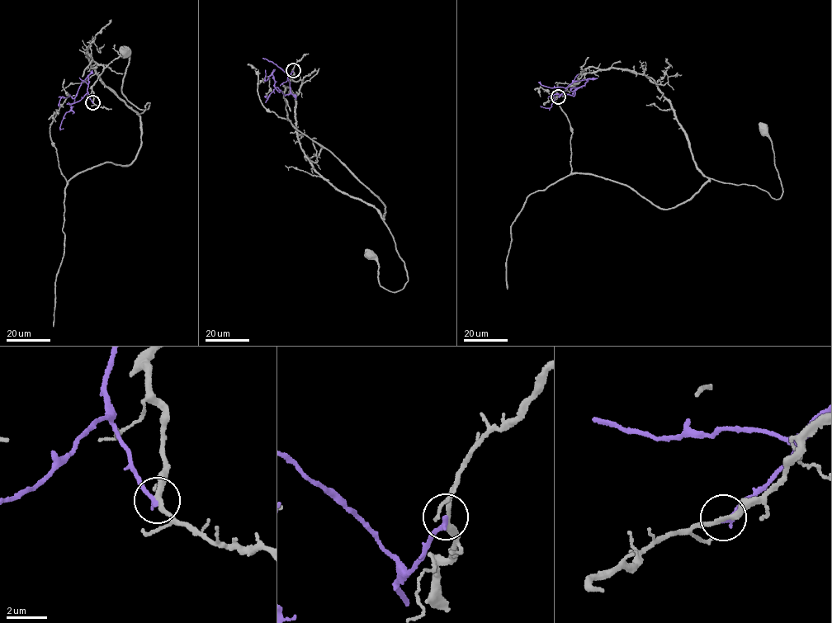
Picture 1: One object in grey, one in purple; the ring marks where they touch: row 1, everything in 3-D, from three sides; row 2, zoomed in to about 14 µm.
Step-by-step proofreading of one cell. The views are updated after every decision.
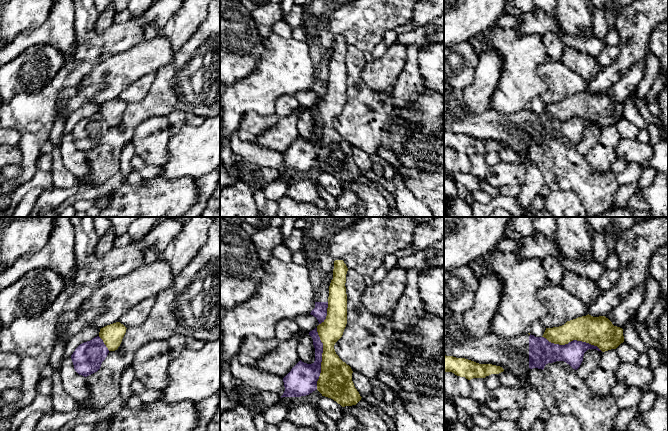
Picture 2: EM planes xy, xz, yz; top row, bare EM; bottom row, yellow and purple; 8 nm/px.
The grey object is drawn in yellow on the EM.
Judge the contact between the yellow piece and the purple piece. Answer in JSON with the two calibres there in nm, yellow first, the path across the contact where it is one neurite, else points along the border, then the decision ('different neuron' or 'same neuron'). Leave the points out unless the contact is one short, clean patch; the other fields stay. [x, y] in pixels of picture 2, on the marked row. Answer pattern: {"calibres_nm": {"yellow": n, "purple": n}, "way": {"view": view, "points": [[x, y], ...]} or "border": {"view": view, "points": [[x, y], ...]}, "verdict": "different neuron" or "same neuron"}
{"calibres_nm": {"yellow": 280, "purple": 240}, "verdict": "different neuron"}

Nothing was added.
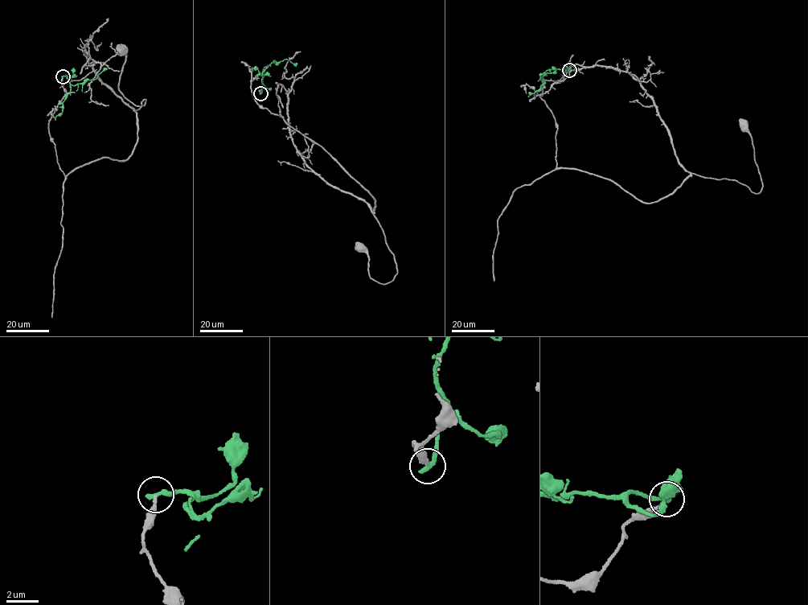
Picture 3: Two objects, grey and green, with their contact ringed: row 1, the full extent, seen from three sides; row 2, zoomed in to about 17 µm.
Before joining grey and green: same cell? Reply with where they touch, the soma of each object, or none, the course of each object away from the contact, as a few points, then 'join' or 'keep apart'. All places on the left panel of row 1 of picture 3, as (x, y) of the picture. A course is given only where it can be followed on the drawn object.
(63, 76) | grey (120, 49) | green none | grey via (63, 76), (48, 127), (65, 176), (125, 160), (145, 100), (119, 89), (121, 50) | green via (63, 76), (67, 76), (73, 85), (96, 79), (107, 67) | keep apart

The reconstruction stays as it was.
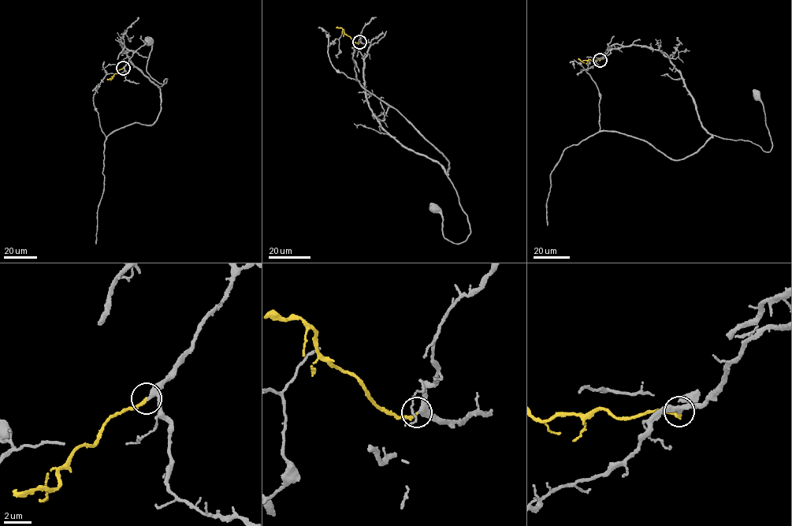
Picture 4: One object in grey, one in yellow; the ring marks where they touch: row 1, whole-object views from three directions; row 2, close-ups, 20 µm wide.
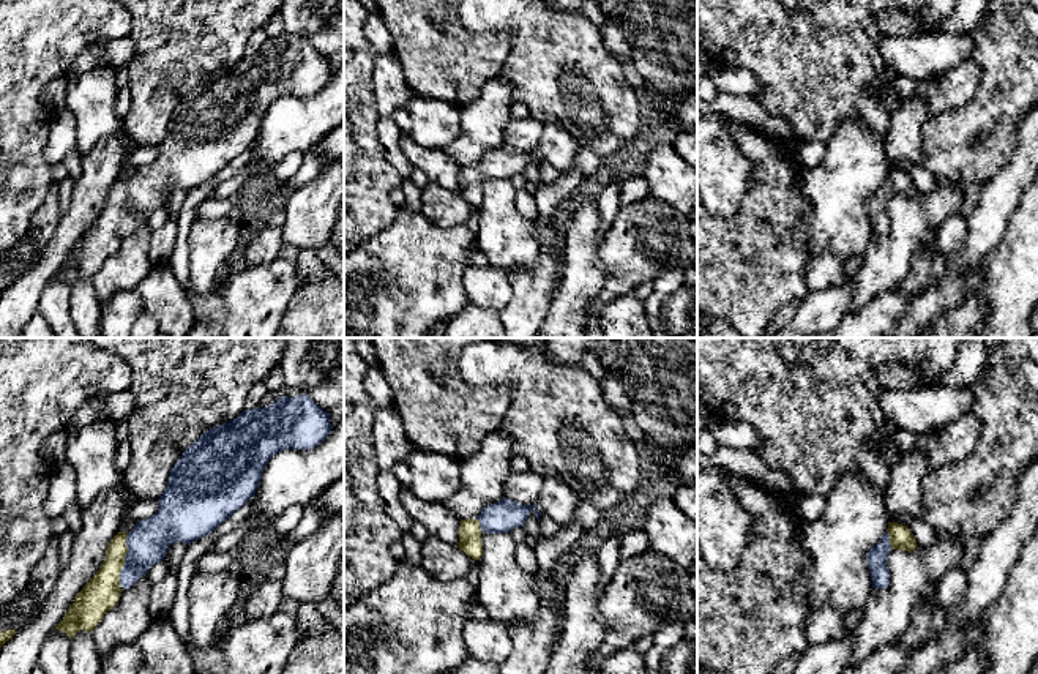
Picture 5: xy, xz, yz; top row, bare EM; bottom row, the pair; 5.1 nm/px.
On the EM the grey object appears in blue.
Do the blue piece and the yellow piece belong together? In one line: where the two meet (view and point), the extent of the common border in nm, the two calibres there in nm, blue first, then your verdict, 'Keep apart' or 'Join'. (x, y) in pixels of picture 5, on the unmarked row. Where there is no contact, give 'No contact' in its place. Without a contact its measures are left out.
Touches blue at xy (125, 209). Shared border 280 nm. Thickness 220 nm (blue) against 180 nm. Join

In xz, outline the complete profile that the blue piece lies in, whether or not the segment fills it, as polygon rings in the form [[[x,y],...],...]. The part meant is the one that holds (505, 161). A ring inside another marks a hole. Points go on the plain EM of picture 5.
[[[508,144],[481,156],[476,166],[461,166],[459,196],[473,207],[483,202],[481,180],[503,180],[524,172],[535,152],[521,152]]]

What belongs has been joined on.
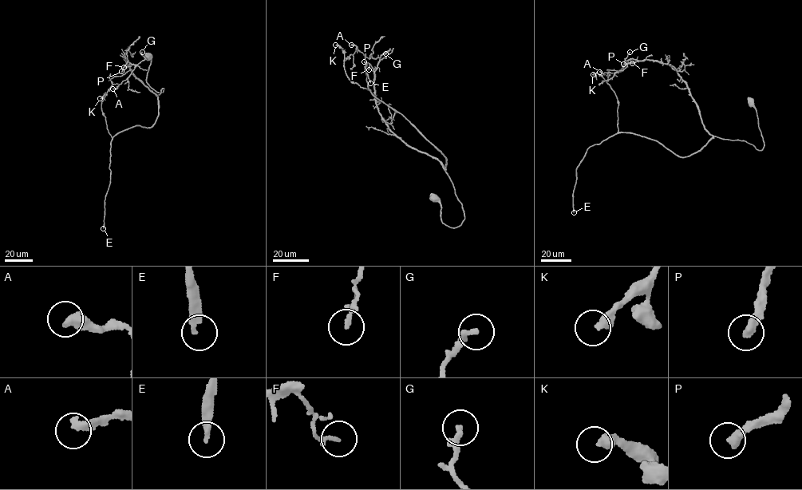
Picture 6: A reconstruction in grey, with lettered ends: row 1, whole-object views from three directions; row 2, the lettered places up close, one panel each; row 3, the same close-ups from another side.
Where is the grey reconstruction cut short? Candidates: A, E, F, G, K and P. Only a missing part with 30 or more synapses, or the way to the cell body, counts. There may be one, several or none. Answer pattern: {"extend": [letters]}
{"extend": ["E", "K", "P"]}

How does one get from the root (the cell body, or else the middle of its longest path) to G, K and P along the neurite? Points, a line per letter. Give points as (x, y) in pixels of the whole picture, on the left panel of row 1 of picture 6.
G: (148, 57), (146, 83), (159, 92), (163, 88), (157, 96), (124, 57), (135, 66), (144, 58), (142, 52)
K: (148, 57), (146, 83), (163, 88), (152, 126), (112, 138), (101, 108), (105, 95), (100, 98)
P: (148, 57), (146, 83), (159, 92), (163, 88), (160, 94), (136, 77), (124, 57), (128, 61), (121, 71)

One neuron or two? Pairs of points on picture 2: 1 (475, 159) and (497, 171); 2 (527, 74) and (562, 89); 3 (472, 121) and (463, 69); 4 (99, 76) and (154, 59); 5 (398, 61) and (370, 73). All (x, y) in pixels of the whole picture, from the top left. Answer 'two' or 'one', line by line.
1: two
2: two
3: two
4: one
5: one

